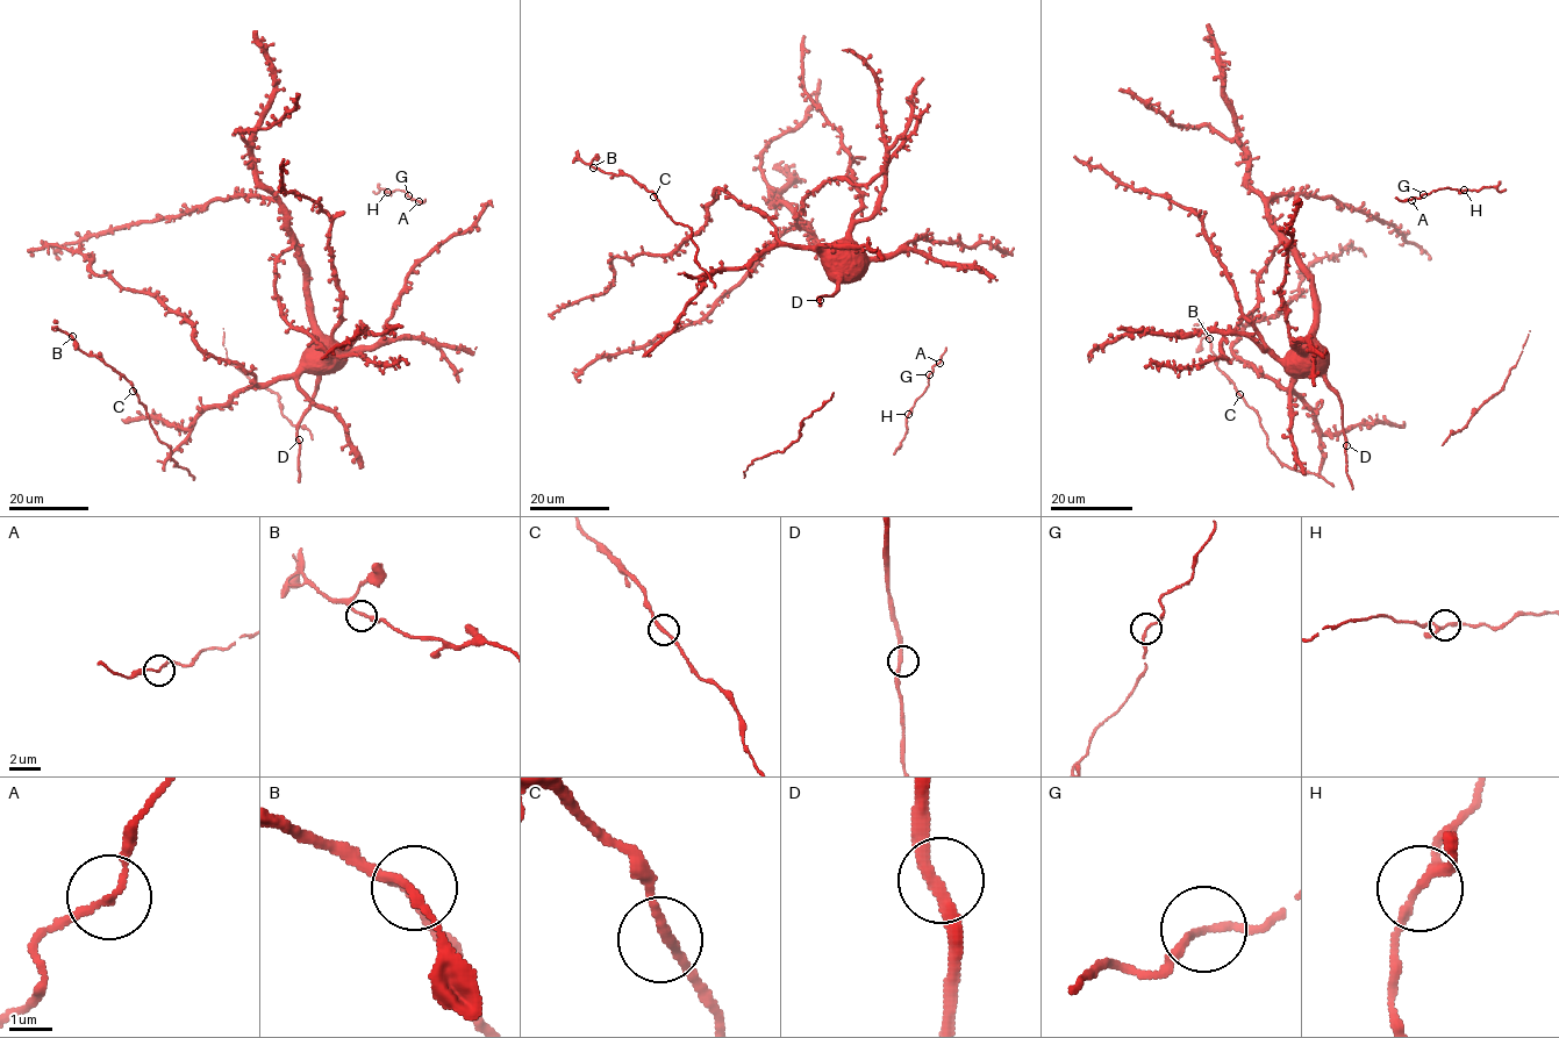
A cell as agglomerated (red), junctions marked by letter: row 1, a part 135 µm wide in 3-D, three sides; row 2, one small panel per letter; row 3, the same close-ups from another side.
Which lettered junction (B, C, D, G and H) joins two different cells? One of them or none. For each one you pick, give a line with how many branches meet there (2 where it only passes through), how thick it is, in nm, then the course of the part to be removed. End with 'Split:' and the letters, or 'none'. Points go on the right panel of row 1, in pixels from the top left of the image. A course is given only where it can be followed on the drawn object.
Split: none

